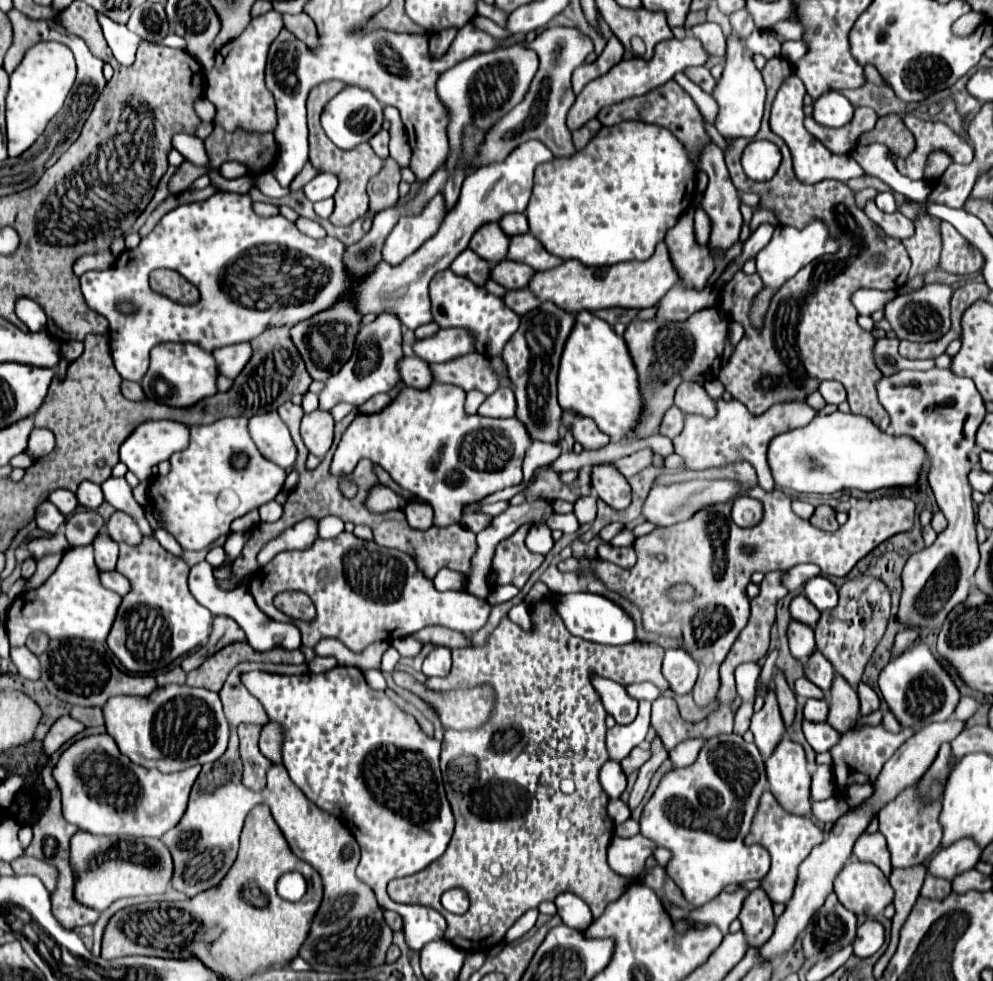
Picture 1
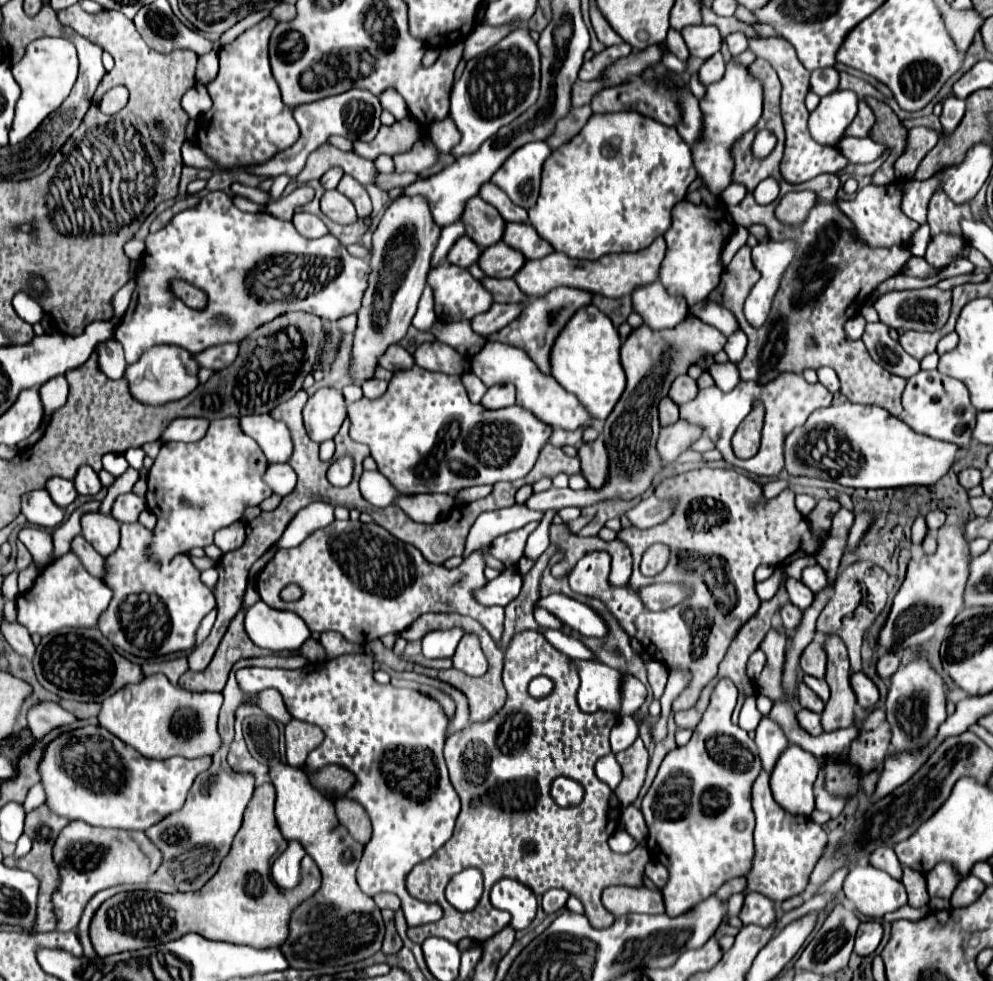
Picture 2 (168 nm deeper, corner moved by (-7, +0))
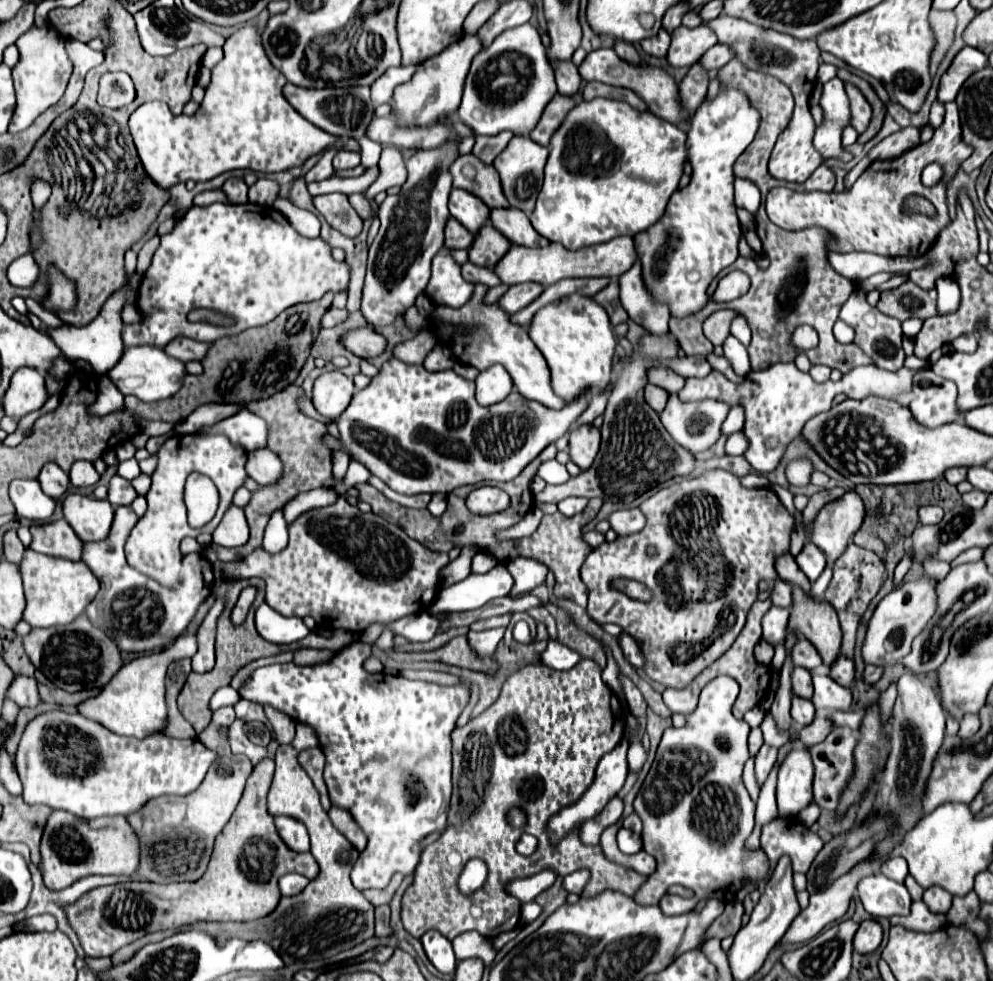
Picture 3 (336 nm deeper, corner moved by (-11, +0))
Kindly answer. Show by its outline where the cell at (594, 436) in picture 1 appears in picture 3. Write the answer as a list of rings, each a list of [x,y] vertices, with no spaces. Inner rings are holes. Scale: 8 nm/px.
[[[475,285],[475,295],[471,297],[471,301],[461,307],[461,309],[451,309],[451,307],[435,307],[433,315],[429,317],[429,325],[435,323],[451,323],[451,325],[463,325],[469,329],[469,335],[465,337],[455,337],[453,343],[449,343],[449,349],[453,351],[455,359],[459,359],[465,365],[471,365],[475,369],[489,369],[491,365],[499,363],[507,369],[507,373],[511,375],[515,389],[527,397],[529,401],[539,401],[541,405],[547,405],[549,409],[563,409],[563,405],[567,405],[561,397],[555,395],[553,387],[551,387],[551,371],[547,369],[547,361],[545,357],[539,353],[539,349],[535,349],[535,343],[531,341],[531,337],[525,333],[523,327],[513,325],[509,321],[509,315],[503,313],[497,303],[495,305],[483,305],[483,295],[485,295],[487,287],[485,285]]]

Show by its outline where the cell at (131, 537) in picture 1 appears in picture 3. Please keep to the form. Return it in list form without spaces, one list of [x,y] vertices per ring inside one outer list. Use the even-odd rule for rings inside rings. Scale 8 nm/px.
[[[115,475],[109,483],[109,503],[115,505],[131,505],[137,499],[137,493],[133,489],[133,485],[125,479],[121,479],[119,475]]]

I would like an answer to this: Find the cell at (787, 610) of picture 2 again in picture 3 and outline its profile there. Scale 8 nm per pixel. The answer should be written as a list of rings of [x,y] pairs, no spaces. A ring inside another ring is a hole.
[[[777,579],[777,581],[773,583],[771,601],[773,601],[773,605],[777,605],[777,607],[787,607],[787,609],[791,609],[791,601],[793,601],[791,585],[785,583],[785,581],[781,581],[781,579]]]

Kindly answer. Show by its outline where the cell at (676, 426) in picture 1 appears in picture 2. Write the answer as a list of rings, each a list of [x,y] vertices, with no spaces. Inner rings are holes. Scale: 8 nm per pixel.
[[[669,397],[661,399],[659,401],[659,421],[661,421],[661,425],[671,425],[671,423],[677,421],[677,417],[679,417],[677,405]]]

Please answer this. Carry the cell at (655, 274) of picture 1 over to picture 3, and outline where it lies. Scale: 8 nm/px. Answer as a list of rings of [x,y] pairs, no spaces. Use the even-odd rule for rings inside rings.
[[[617,237],[609,243],[585,247],[579,251],[569,251],[559,243],[549,243],[547,247],[539,247],[539,249],[513,245],[509,253],[495,267],[495,273],[507,285],[519,285],[519,283],[533,281],[533,283],[549,287],[567,277],[615,277],[619,279],[623,273],[631,269],[631,263],[635,261],[637,261],[637,251],[635,251],[633,237]]]

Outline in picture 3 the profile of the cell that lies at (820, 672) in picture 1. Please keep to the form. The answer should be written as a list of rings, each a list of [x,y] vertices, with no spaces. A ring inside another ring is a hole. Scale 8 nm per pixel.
[[[801,639],[793,647],[793,663],[797,667],[805,667],[805,669],[813,671],[813,669],[817,669],[821,665],[821,657],[819,657],[817,649],[807,639]]]

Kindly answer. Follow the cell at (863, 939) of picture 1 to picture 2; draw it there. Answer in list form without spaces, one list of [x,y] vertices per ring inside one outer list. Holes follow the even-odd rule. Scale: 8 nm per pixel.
[[[877,921],[861,923],[855,937],[855,953],[861,957],[871,955],[877,949],[881,937],[883,937],[883,927]]]

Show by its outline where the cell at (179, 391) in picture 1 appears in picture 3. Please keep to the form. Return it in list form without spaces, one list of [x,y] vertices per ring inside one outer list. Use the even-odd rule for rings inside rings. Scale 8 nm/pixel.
[[[139,345],[139,347],[125,349],[121,361],[109,371],[109,377],[113,379],[113,383],[119,387],[119,391],[123,395],[135,395],[137,399],[141,399],[145,403],[155,403],[155,401],[173,397],[183,387],[185,363],[175,357],[169,357],[159,347]]]

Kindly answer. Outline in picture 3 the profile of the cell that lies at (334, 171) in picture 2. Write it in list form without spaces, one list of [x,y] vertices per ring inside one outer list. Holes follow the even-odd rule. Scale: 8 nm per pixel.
[[[339,151],[333,159],[333,169],[335,171],[343,171],[343,169],[355,169],[361,163],[361,155],[359,153],[351,153],[351,151]]]

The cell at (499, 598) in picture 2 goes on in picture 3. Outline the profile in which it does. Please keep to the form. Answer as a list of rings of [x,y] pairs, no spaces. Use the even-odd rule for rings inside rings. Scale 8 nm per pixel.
[[[497,565],[485,575],[471,573],[467,579],[441,589],[437,599],[429,607],[429,611],[459,613],[459,611],[479,609],[497,597],[507,597],[513,585],[515,585],[515,579],[511,577],[505,565]]]

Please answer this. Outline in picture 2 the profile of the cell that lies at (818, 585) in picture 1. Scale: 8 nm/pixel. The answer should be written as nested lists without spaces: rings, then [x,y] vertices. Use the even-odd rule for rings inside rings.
[[[811,565],[811,567],[805,567],[803,569],[803,577],[801,581],[813,591],[813,593],[819,593],[819,589],[823,589],[827,585],[827,575],[823,573],[823,569],[819,565]]]

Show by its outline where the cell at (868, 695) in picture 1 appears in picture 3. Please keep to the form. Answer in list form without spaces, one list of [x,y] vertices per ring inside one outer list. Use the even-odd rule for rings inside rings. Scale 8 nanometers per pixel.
[[[843,655],[835,661],[835,665],[831,667],[829,675],[831,675],[839,685],[843,685],[843,687],[853,689],[853,685],[855,685],[855,665],[853,665],[851,659],[847,659],[847,657],[843,657]]]

